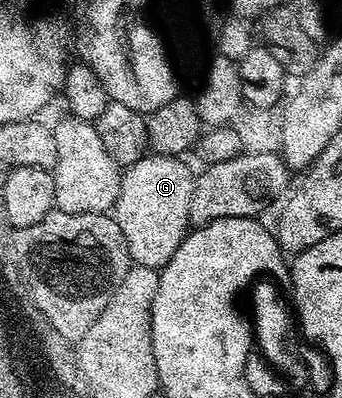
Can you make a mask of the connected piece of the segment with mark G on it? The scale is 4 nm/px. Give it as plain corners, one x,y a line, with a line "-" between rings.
145,154
122,169
113,215
121,226
121,234
125,234
127,249
136,264
162,270
189,231
189,204
196,173
191,172
185,161
177,156

